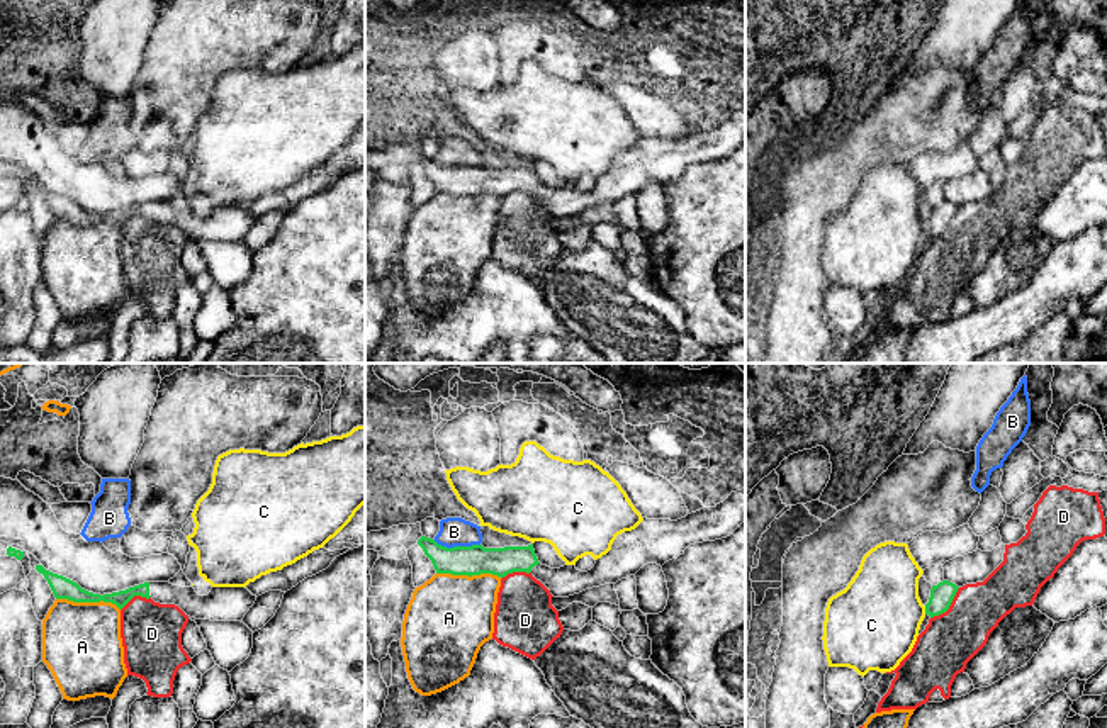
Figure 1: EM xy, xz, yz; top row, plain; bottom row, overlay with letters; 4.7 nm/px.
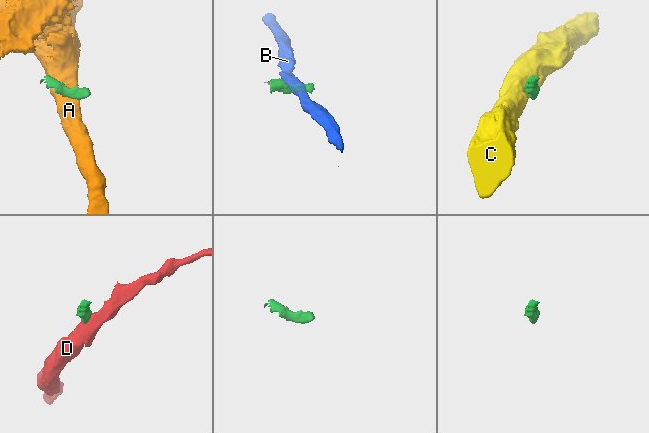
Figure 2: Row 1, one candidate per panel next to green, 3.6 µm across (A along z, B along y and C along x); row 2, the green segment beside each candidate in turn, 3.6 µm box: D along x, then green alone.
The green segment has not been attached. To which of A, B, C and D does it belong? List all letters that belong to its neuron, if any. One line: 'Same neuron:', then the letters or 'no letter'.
Same neuron: no letter

